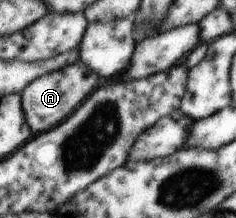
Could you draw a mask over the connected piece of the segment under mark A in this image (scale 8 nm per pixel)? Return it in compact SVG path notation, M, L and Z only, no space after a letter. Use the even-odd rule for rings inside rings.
M81 61L67 64L59 70L53 70L53 72L40 76L39 79L32 80L19 94L25 124L29 126L32 135L51 130L56 124L71 115L73 108L79 107L81 100L87 98L91 90L95 90L100 83L102 81L99 76L88 70Z

